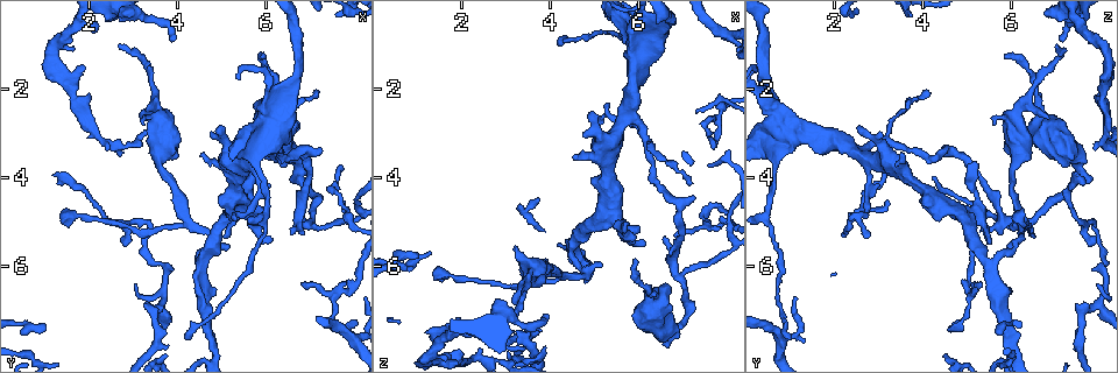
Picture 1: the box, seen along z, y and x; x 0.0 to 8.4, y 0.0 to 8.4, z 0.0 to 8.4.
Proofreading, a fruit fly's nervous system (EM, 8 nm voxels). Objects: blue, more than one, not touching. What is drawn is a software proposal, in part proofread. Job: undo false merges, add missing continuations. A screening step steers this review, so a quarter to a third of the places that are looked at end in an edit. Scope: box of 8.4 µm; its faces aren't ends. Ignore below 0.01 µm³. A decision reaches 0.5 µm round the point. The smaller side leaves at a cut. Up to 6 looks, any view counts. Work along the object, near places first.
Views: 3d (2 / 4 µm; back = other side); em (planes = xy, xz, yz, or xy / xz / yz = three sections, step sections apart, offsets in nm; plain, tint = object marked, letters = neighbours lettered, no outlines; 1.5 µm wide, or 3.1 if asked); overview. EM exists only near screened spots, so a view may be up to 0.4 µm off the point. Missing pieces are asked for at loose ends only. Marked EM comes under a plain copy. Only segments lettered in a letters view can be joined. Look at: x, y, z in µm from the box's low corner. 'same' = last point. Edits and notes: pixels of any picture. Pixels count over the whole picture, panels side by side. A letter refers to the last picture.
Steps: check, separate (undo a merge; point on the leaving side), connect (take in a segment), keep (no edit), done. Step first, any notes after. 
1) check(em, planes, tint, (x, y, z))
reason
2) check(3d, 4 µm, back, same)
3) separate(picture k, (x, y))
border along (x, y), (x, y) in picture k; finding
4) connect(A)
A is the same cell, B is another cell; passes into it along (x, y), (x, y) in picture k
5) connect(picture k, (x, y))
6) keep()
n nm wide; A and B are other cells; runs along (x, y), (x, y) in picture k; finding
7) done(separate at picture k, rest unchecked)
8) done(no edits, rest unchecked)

check(em, planes, tint, (5.90, 1.25, 5.80))

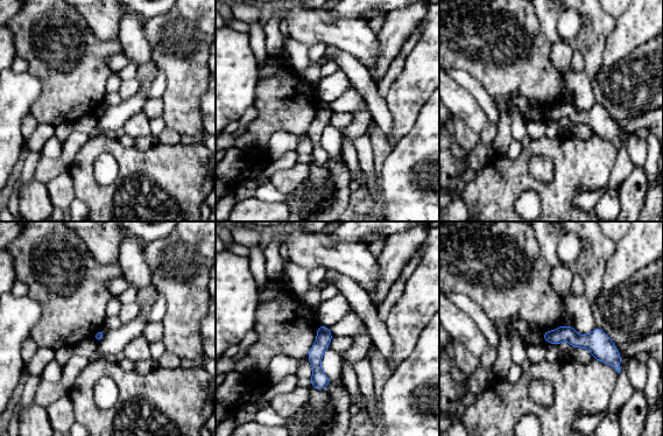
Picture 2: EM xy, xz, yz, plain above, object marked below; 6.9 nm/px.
check(em, planes, letters, same)
what lies round it

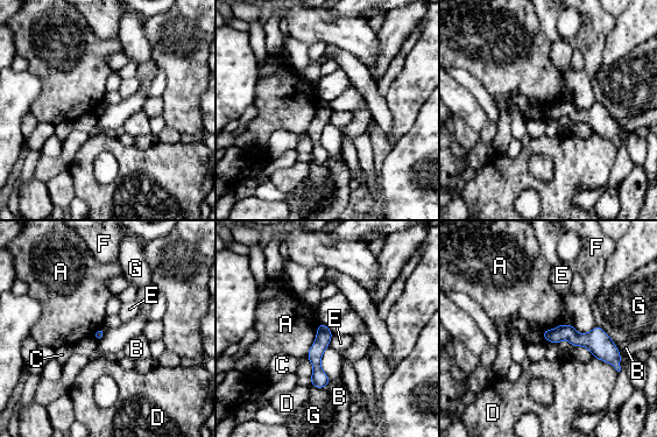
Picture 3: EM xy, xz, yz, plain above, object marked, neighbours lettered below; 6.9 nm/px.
keep()
A, B, C, D, E, F and G are other cells; runs along (545, 333), (586, 339), (602, 357) in picture 3; none of them fits

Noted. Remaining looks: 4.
check(em, planes, letters, (3.90, 0.95, 7.15))
thin end

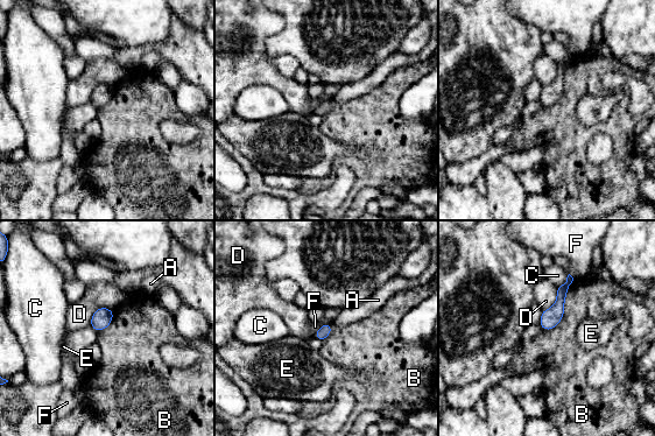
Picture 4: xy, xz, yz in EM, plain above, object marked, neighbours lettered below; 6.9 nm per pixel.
keep()
A, B, C, D, E and F are other cells; runs along (569, 280), (546, 326) in picture 4; no lettered segment goes on from it

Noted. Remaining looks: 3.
check(em, planes, tint, (1.25, 4.00, 7.45))
an open end

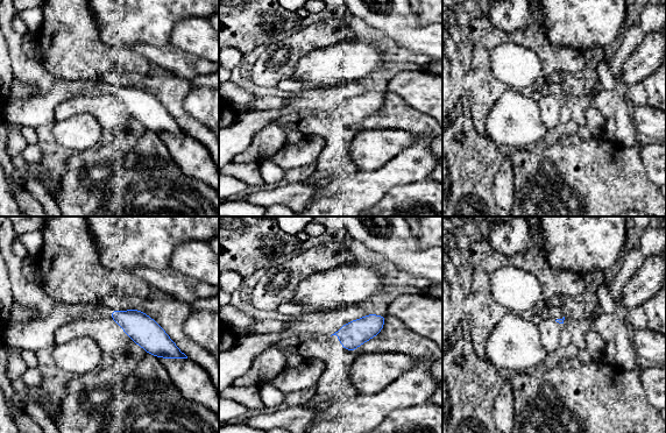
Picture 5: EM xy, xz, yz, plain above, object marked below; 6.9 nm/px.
check(em, planes, letters, same)

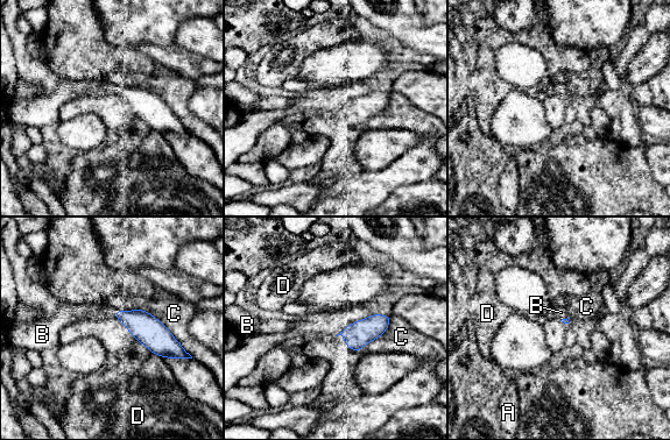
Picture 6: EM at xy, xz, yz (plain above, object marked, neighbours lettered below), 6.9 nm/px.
connect(B)
B is the same cell, A, C and D are other cells; the neuron continues

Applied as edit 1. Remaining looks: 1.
done(connect at picture 6, rest unchecked)

